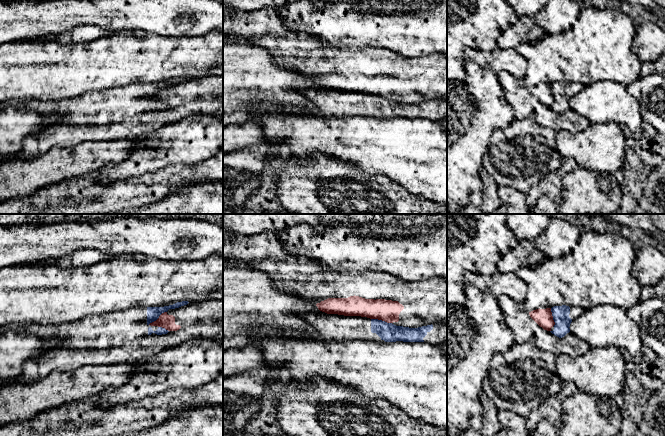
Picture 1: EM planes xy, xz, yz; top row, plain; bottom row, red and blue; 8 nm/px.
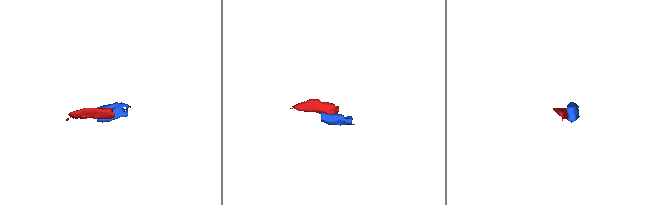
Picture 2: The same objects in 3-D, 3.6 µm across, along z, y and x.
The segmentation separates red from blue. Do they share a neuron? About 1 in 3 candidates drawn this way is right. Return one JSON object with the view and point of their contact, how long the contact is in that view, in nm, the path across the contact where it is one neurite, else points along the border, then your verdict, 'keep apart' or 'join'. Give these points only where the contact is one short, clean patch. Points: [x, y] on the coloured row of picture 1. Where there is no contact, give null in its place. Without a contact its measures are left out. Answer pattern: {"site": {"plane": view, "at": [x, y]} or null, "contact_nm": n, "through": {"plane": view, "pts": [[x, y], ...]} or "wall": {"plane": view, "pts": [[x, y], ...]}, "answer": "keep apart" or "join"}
{"site": {"plane": "xz", "at": [381, 319]}, "contact_nm": 170, "wall": {"plane": "xz", "pts": [[371, 318], [391, 323]]}, "answer": "keep apart"}

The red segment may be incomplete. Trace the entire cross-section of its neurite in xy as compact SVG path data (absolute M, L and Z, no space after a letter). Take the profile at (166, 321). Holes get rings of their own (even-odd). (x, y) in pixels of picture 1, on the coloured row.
M202 300L169 309L149 325L165 328L169 332L141 337L105 349L50 349L39 357L26 360L22 374L16 379L0 382L0 387L16 382L34 382L53 371L68 372L85 365L100 366L136 360L142 362L155 353L180 345L193 337L223 341L223 300Z

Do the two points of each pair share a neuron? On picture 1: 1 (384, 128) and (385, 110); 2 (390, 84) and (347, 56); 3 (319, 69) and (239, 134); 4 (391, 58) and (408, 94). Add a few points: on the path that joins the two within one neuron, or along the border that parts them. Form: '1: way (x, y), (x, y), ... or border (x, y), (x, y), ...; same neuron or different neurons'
1: border (362, 115), (378, 118), (409, 118); different neurons
2: way (377, 84), (363, 83), (349, 69); same neuron
3: border (288, 69), (309, 74), (316, 81); different neurons
4: border (422, 67), (410, 67), (398, 77); different neurons

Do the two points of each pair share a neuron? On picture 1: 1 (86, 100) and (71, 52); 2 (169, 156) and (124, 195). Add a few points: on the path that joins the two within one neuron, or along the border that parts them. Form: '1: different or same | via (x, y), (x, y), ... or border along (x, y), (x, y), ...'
1: different | border along (107, 88), (86, 91), (73, 97), (61, 98)
2: different | border along (174, 165), (129, 178)

